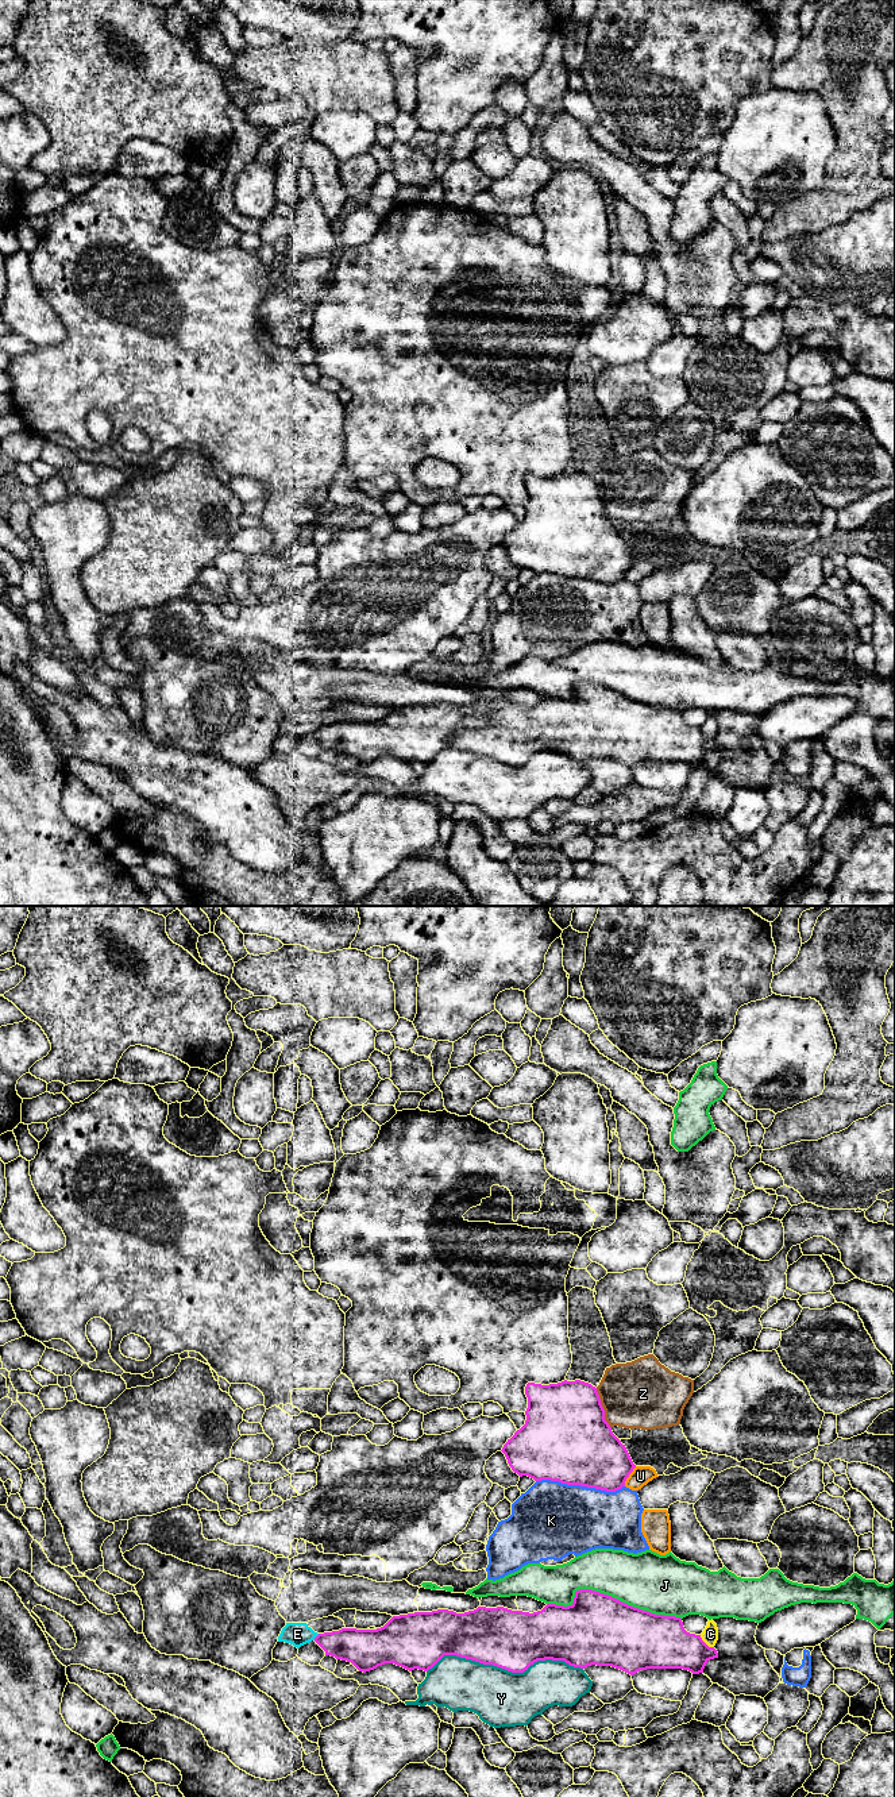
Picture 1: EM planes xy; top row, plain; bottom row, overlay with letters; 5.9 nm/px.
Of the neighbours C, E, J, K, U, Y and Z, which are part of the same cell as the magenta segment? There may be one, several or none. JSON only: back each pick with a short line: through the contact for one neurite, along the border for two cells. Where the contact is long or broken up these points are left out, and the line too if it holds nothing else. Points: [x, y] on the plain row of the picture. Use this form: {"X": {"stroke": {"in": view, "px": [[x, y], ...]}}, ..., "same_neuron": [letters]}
{"same_neuron": []}

